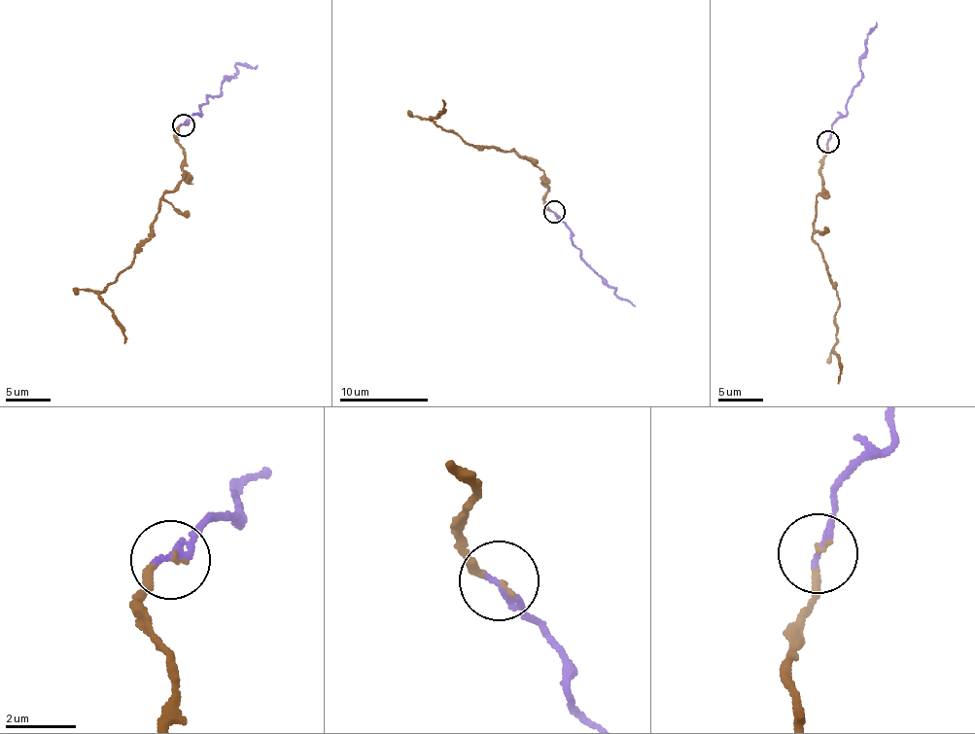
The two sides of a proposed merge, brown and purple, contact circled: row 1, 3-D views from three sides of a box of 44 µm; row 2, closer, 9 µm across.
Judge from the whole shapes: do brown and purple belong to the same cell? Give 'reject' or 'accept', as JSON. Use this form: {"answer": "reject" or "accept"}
{"answer": "accept"}

